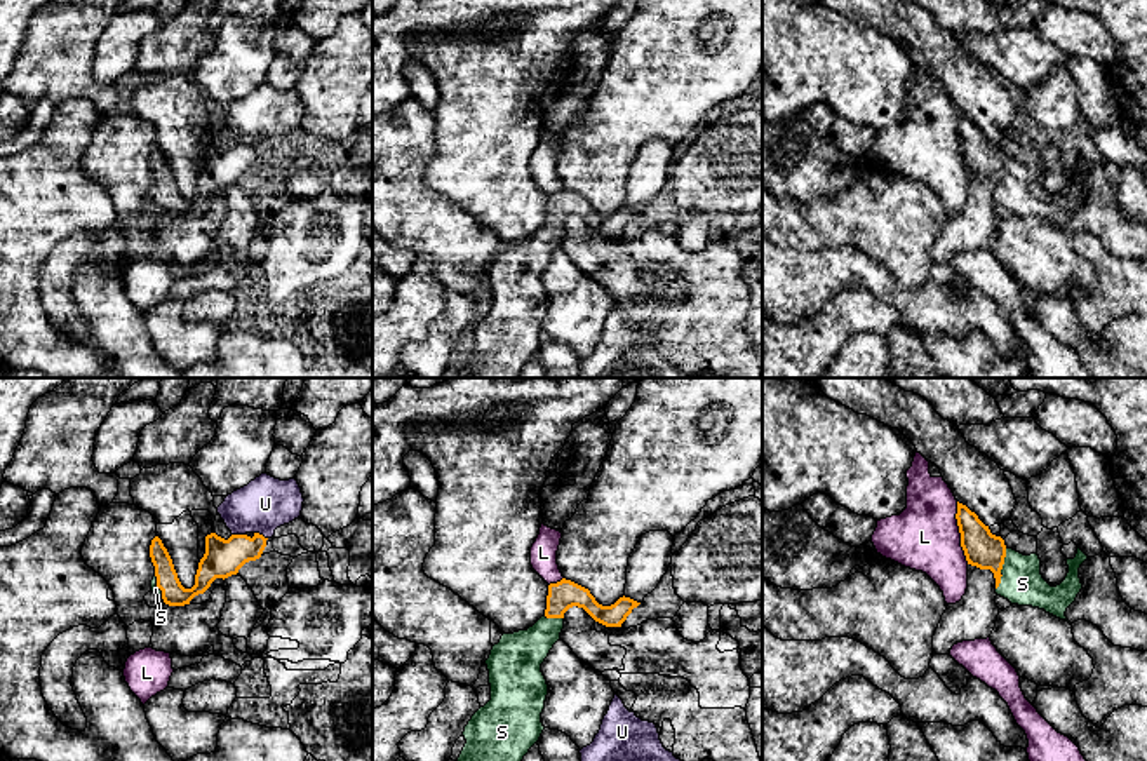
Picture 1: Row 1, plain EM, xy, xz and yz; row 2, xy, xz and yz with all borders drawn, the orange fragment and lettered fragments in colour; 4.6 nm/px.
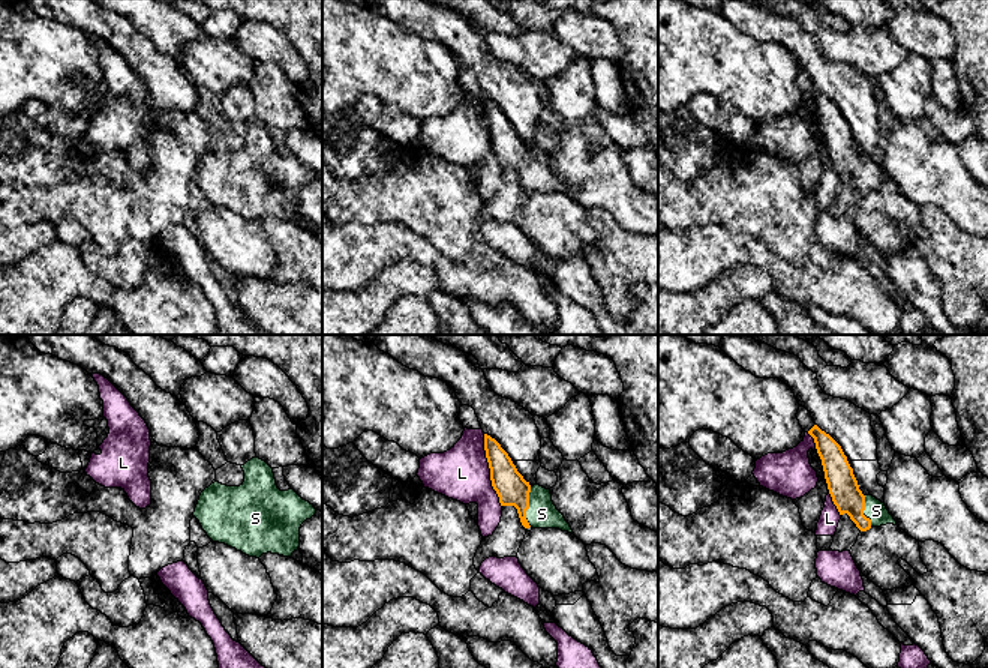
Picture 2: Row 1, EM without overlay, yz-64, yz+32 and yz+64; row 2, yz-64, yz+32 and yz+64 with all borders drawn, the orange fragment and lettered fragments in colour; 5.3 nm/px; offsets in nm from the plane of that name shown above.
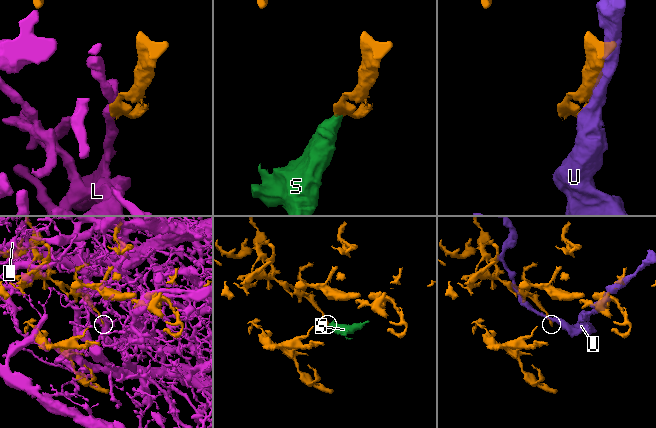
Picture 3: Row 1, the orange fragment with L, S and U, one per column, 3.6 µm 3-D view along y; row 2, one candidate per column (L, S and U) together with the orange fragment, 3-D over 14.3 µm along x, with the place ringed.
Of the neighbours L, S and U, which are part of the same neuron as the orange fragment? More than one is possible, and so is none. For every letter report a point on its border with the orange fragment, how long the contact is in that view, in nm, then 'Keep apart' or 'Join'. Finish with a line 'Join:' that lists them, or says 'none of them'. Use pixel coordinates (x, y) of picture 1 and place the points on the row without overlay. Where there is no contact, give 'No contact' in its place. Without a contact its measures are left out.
L: Touches orange at yz (959, 141). Shared border 300 nm. Keep apart
S: Touches orange at yz (1001, 178). Shared border 200 nm. Join
U: Touches orange at xy (261, 145). Shared border 70 nm. Keep apart
Join: S

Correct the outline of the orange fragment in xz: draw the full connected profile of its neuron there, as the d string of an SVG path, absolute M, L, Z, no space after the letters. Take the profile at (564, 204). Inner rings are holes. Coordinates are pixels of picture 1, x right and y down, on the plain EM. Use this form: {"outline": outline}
{"outline": "M571 190L550 193L545 225L527 240L503 244L493 256L486 270L491 310L465 336L466 354L456 378L519 378L538 354L545 340L541 322L548 305L541 273L560 249L569 218L583 218L606 237L621 237L639 214L623 205L614 214L602 216L588 199Z"}

